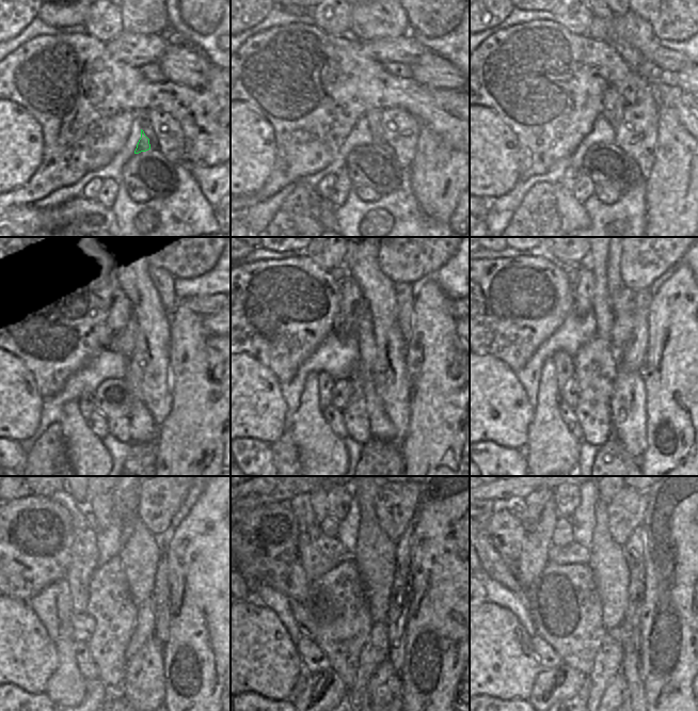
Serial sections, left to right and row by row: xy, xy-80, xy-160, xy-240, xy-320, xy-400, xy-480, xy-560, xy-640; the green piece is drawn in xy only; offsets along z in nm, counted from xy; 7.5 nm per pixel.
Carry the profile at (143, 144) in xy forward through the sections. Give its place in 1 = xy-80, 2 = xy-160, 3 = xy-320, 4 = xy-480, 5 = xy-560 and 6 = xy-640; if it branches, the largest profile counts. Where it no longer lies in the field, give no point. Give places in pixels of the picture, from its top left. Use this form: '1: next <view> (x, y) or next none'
1: next xy-80 (374, 116)
2: next xy-160 (613, 103)
3: next xy-320 (352, 306)
4: next xy-480 (100, 505)
5: next xy-560 (338, 498)
6: next xy-640 (567, 498)

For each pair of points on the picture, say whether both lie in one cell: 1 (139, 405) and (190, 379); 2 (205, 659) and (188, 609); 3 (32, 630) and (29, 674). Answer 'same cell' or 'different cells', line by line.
1: different cells
2: same cell
3: same cell

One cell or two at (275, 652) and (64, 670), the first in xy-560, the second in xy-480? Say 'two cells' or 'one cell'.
two cells

